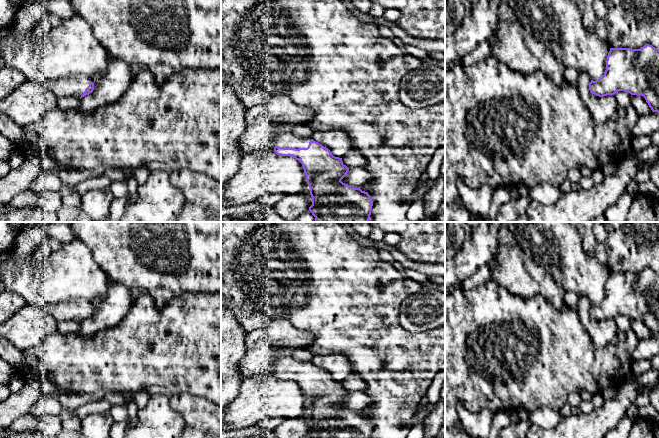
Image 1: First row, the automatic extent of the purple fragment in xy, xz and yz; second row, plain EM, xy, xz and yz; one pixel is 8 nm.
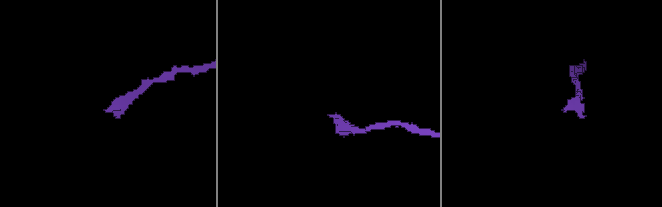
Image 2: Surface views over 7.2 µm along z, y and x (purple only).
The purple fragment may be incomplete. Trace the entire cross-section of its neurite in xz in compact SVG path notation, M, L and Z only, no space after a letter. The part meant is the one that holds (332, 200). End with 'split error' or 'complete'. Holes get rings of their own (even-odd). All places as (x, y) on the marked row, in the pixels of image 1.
M283 125L275 128L274 135L274 152L291 156L303 166L312 197L309 211L315 222L369 221L372 198L368 192L341 181L349 171L342 158L333 156L311 137L299 137Z; split error

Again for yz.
M650 44L640 49L610 48L604 75L599 80L591 80L589 90L599 97L614 95L618 91L641 95L651 110L659 113L659 49Z; complete

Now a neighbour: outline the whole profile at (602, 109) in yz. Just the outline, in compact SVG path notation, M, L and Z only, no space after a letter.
M579 73L577 88L592 118L598 123L616 120L619 105L614 95L599 97L592 94L589 90L590 82L591 78L587 73Z

